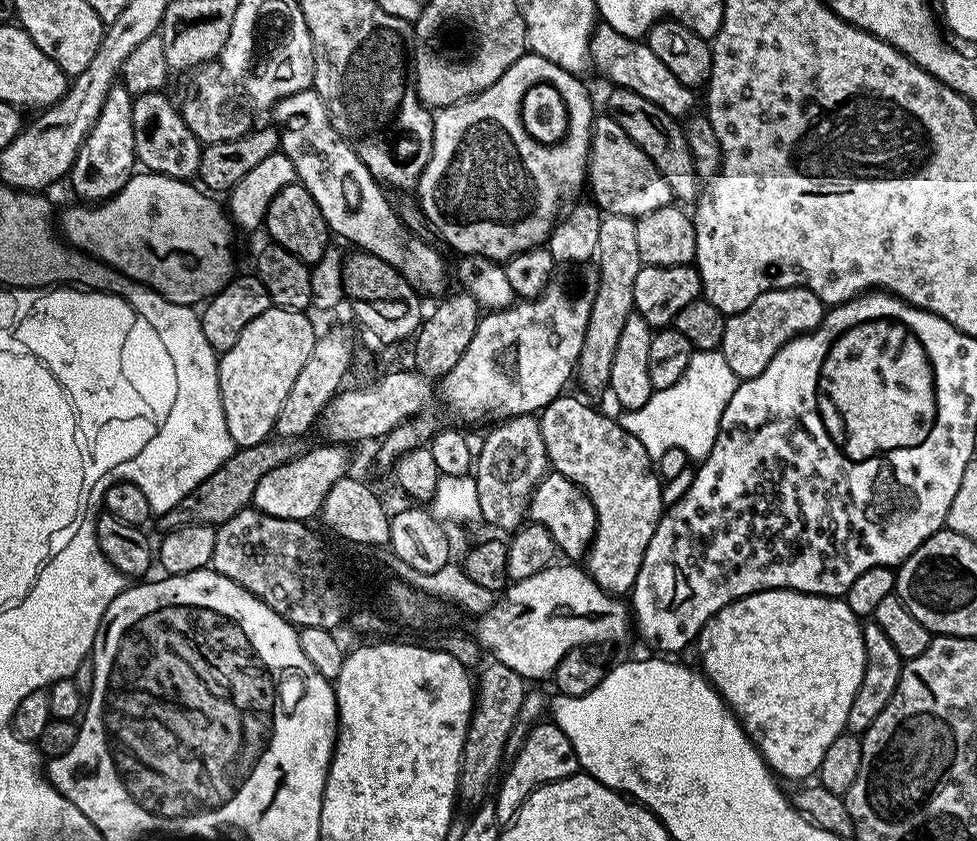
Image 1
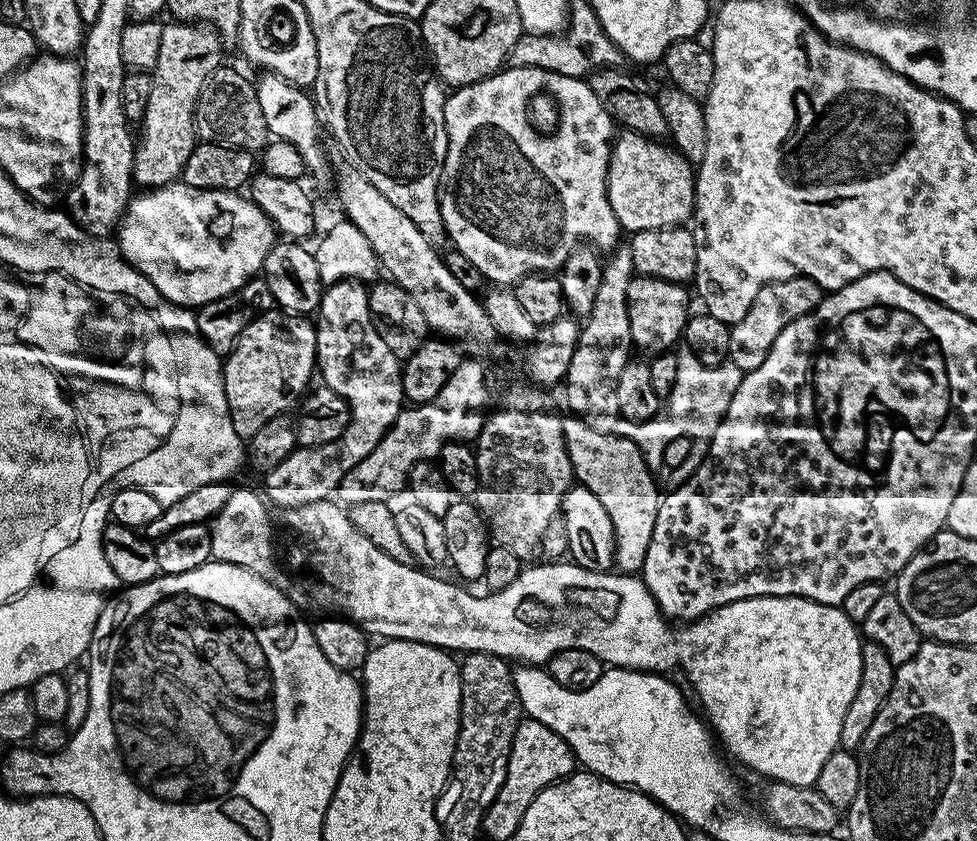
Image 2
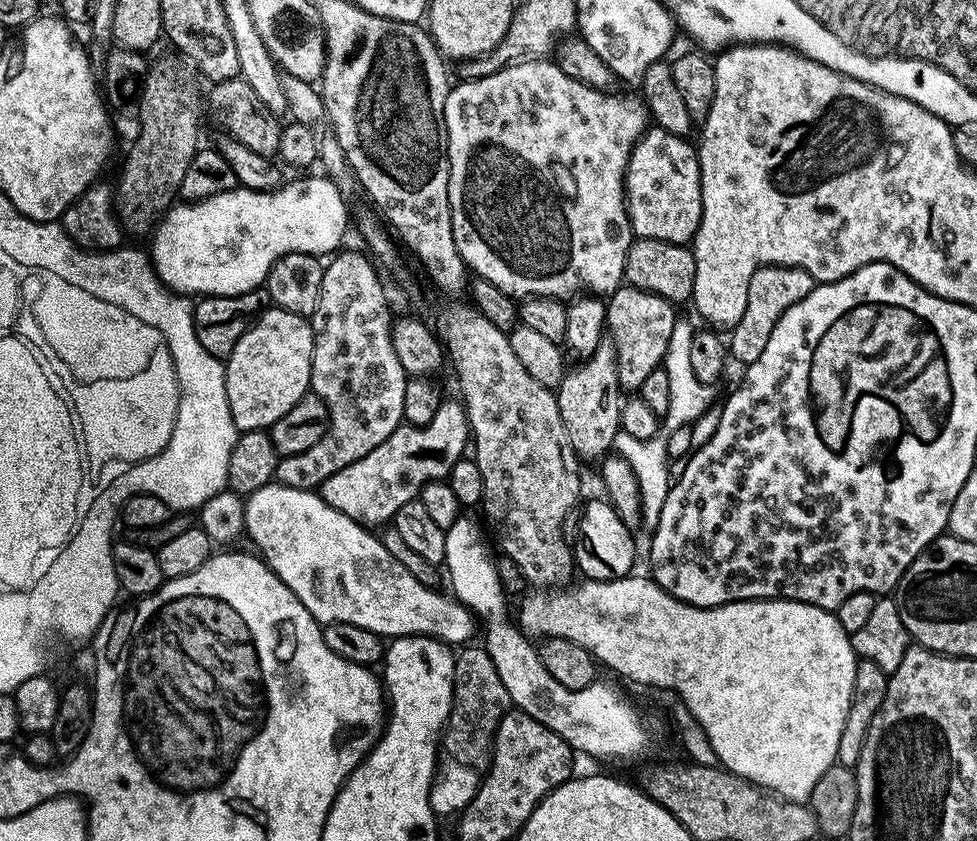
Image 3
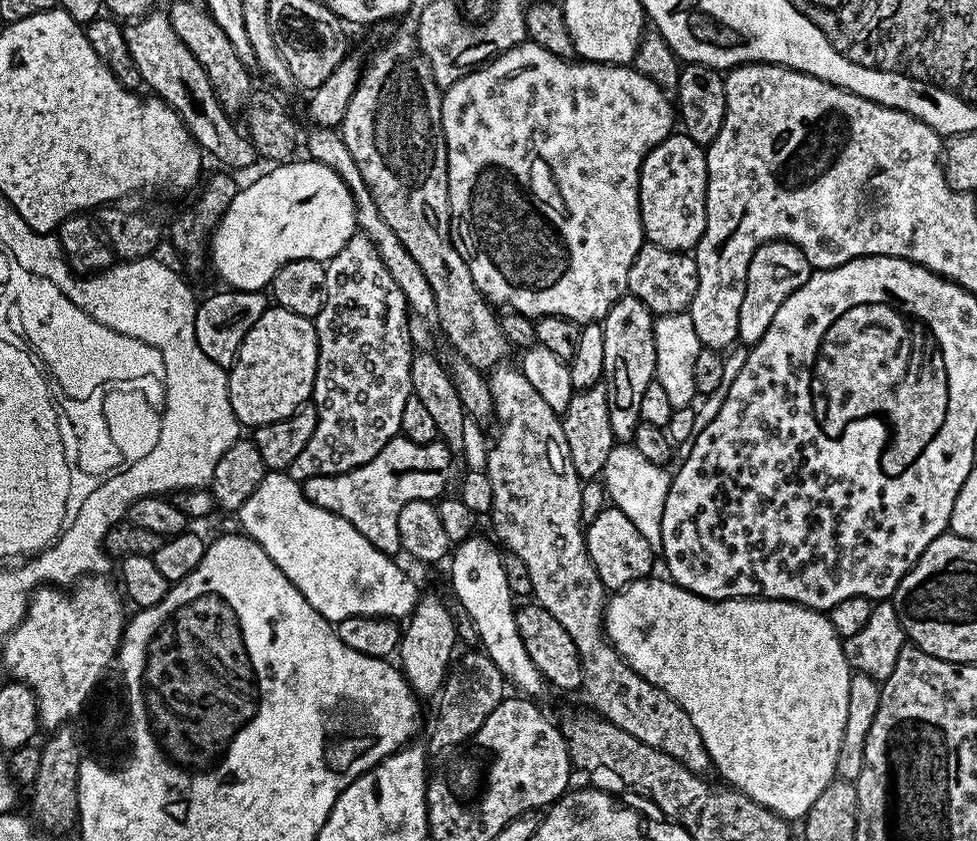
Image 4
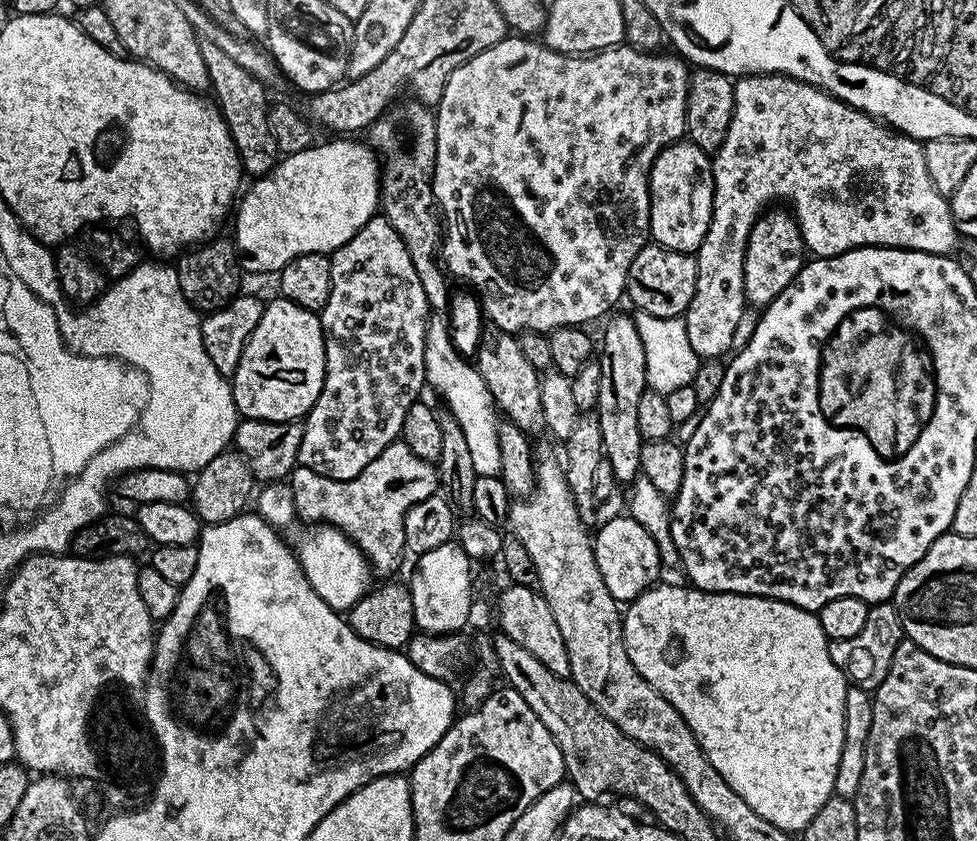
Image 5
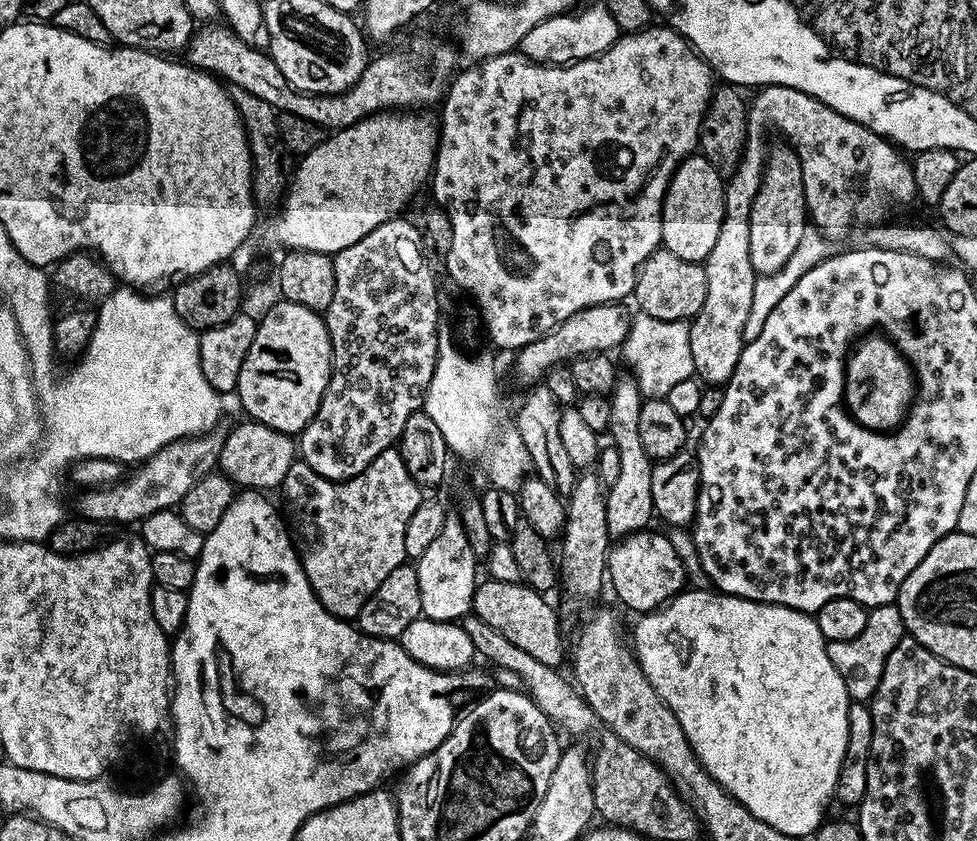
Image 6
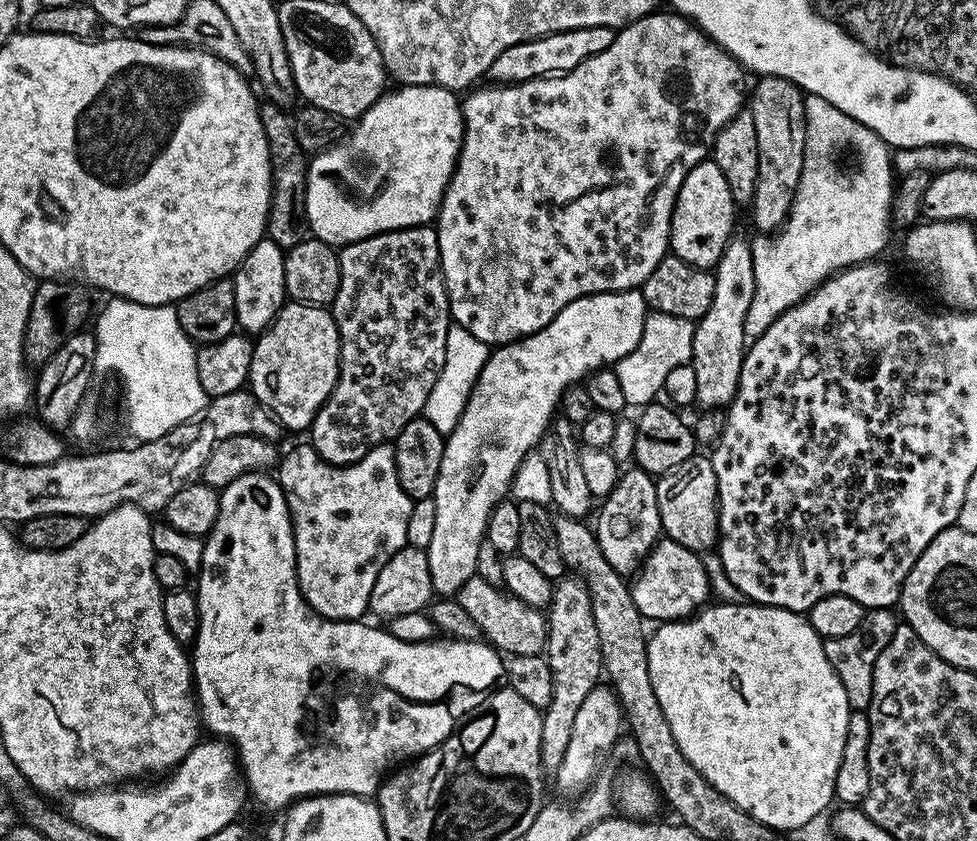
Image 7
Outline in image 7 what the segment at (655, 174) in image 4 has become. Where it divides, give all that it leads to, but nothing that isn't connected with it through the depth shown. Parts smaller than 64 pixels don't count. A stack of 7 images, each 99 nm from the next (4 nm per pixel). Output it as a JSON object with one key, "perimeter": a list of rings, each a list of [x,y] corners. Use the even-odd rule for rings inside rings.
{"perimeter":[[[705,158],[702,163],[695,164],[686,174],[676,195],[676,205],[672,211],[672,229],[668,235],[671,255],[696,268],[715,269],[717,262],[720,261],[722,250],[733,237],[732,226],[736,222],[736,211],[738,211],[738,205],[732,199],[730,186],[726,182],[726,177],[722,175],[722,170],[718,170],[718,166],[711,158]]]}

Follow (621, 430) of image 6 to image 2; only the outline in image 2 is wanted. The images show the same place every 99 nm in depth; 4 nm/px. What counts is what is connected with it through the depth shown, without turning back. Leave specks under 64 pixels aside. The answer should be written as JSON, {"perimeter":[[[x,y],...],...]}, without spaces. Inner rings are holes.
{"perimeter":[[[633,275],[626,290],[626,314],[630,316],[630,338],[637,353],[651,358],[661,352],[671,352],[681,343],[690,315],[687,291],[689,289],[678,282]]]}

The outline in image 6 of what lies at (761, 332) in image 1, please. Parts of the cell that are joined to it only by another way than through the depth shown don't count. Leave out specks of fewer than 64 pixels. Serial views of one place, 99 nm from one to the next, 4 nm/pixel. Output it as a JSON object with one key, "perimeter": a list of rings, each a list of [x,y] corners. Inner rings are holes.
{"perimeter":[[[791,147],[776,148],[767,153],[764,162],[762,182],[758,186],[758,194],[754,194],[754,202],[750,206],[750,262],[753,270],[761,276],[769,276],[786,262],[790,262],[790,254],[798,250],[798,242],[802,242],[802,234],[809,231],[810,217],[806,198],[804,197],[804,179],[802,166]]]}

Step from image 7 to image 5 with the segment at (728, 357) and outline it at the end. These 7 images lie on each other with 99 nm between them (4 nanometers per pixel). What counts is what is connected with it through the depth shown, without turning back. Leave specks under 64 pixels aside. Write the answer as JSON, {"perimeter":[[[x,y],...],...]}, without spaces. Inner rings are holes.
{"perimeter":[[[761,74],[758,76],[742,76],[735,81],[734,114],[730,122],[730,130],[726,134],[726,142],[712,156],[712,177],[714,178],[714,206],[712,207],[712,221],[710,230],[702,242],[699,252],[695,253],[698,266],[698,282],[696,293],[690,302],[686,315],[683,317],[686,334],[690,334],[690,346],[694,346],[697,356],[704,360],[724,358],[733,351],[734,334],[738,330],[740,320],[746,315],[746,301],[744,299],[744,259],[746,246],[750,238],[752,227],[757,220],[769,211],[775,200],[789,200],[791,211],[800,225],[800,232],[804,236],[805,249],[813,257],[837,256],[855,248],[909,248],[912,252],[929,252],[935,256],[946,256],[955,253],[958,233],[956,223],[952,217],[952,206],[949,197],[942,195],[934,186],[930,178],[930,170],[926,168],[926,154],[924,145],[911,136],[903,135],[881,121],[872,119],[865,112],[851,108],[837,96],[831,96],[823,88],[816,88],[813,84],[804,84],[800,80],[792,80],[788,76],[779,74]]]}

